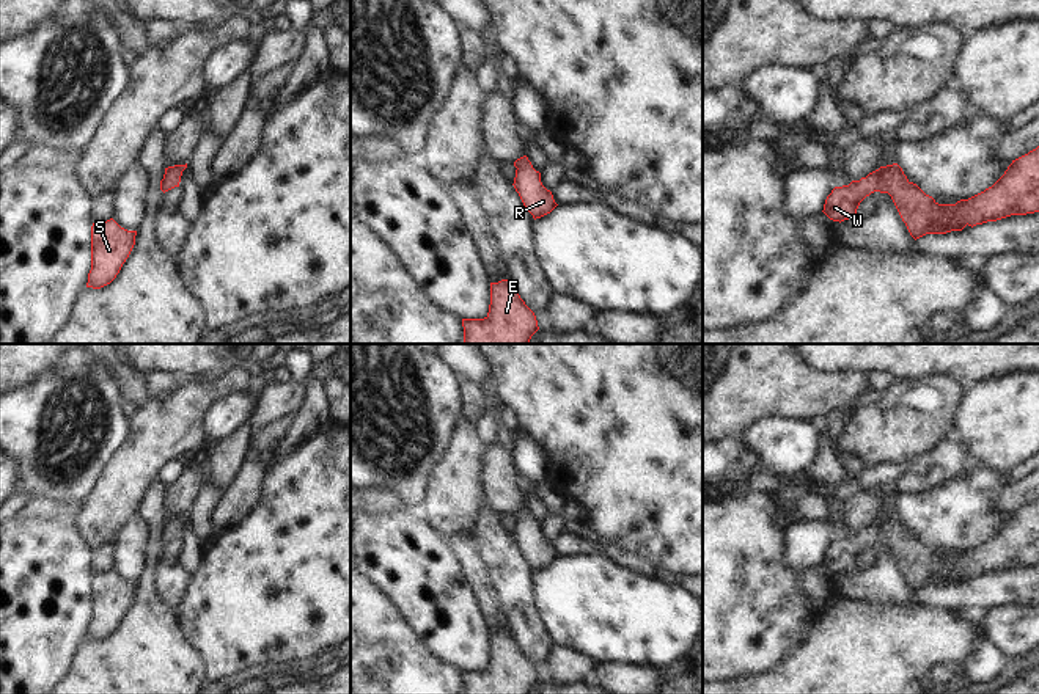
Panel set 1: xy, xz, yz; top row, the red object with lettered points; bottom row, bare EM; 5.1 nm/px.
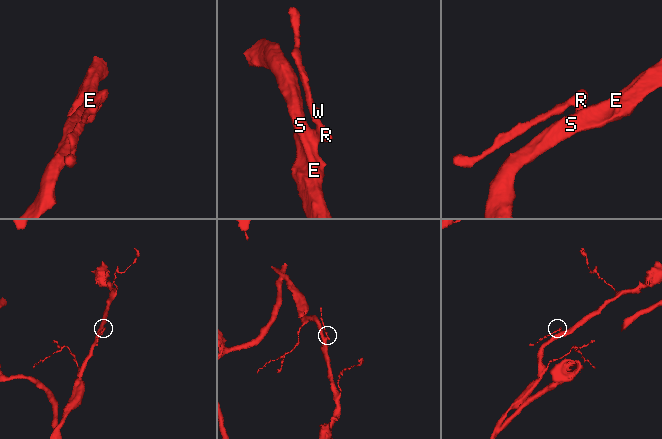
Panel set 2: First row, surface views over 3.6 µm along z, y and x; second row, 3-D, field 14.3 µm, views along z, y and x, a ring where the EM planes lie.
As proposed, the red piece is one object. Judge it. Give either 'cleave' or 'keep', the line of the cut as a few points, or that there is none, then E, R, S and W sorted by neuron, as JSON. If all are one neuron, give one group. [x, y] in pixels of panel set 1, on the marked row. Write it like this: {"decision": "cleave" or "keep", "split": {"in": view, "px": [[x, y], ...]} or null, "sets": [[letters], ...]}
{"decision": "keep", "split": null, "sets": [["E", "R", "S", "W"]]}

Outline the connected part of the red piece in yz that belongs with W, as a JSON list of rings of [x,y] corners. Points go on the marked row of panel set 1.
[[[1039,146],[1012,160],[992,187],[956,204],[938,204],[893,163],[849,185],[835,187],[822,212],[839,223],[854,218],[860,203],[874,192],[891,196],[915,240],[926,234],[962,231],[967,225],[973,228],[1011,215],[1034,214],[1039,212]]]

